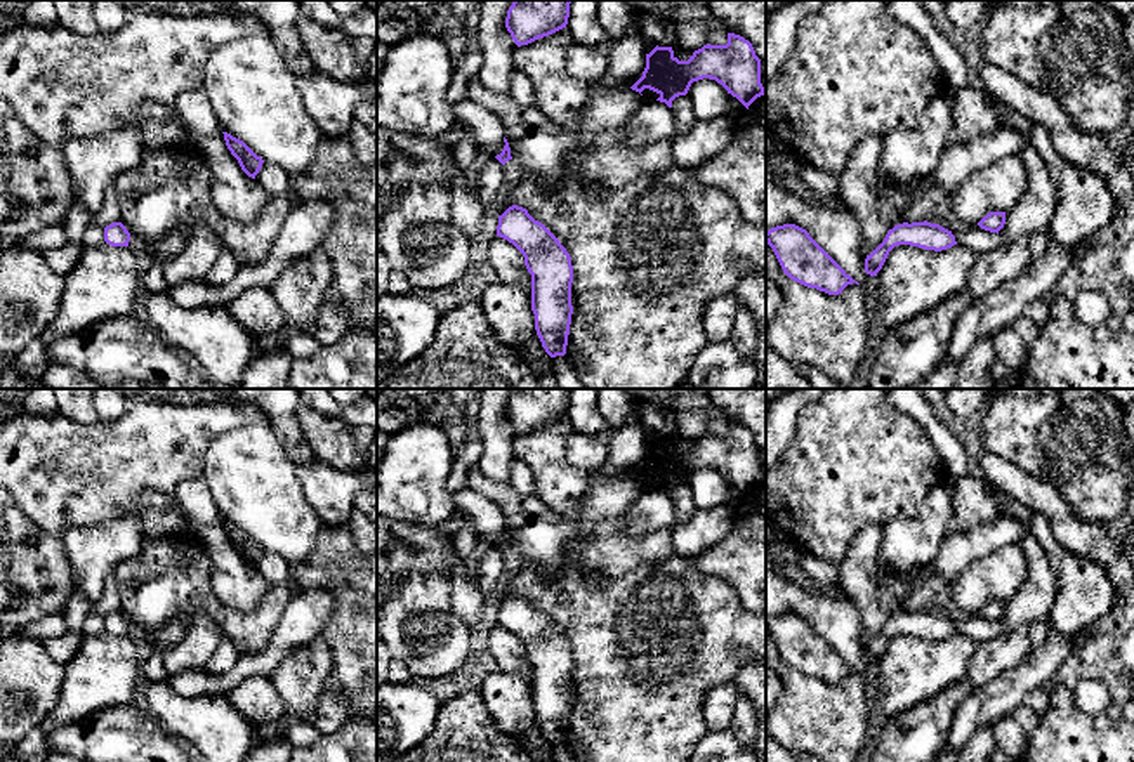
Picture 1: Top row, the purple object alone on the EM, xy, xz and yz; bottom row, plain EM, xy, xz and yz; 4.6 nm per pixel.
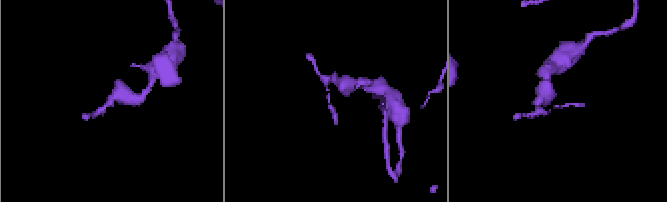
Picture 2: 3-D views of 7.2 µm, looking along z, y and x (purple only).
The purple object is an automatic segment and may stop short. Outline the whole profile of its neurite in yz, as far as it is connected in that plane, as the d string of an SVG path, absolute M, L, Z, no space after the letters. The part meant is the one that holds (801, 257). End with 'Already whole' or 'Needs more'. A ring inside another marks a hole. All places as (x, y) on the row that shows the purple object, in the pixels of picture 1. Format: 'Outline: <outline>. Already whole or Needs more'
Outline: M783 224L766 233L783 273L809 288L839 295L854 281L811 236L795 224Z. Already whole

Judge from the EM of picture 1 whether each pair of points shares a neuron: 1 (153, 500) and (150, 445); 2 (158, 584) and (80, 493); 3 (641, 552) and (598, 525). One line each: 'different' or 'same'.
1: different
2: different
3: same

